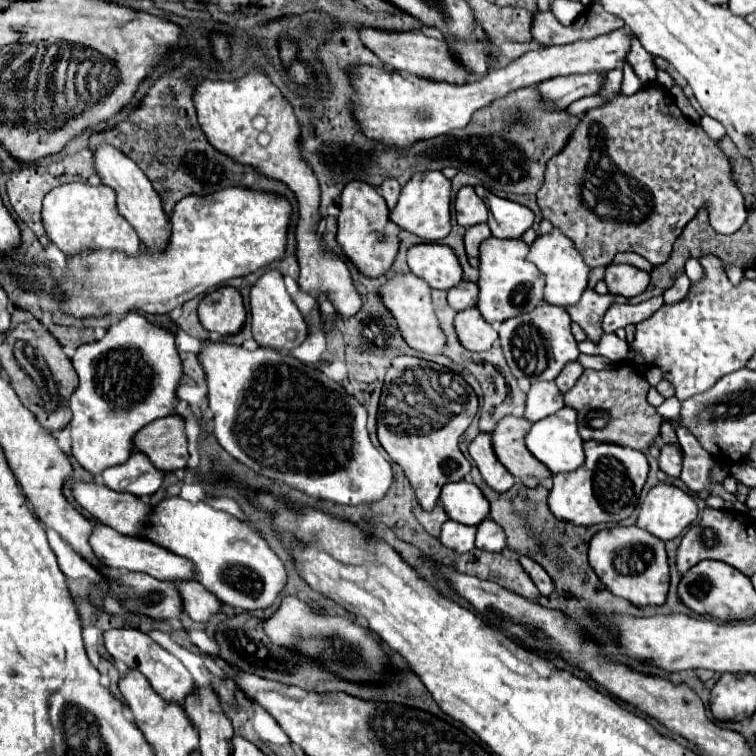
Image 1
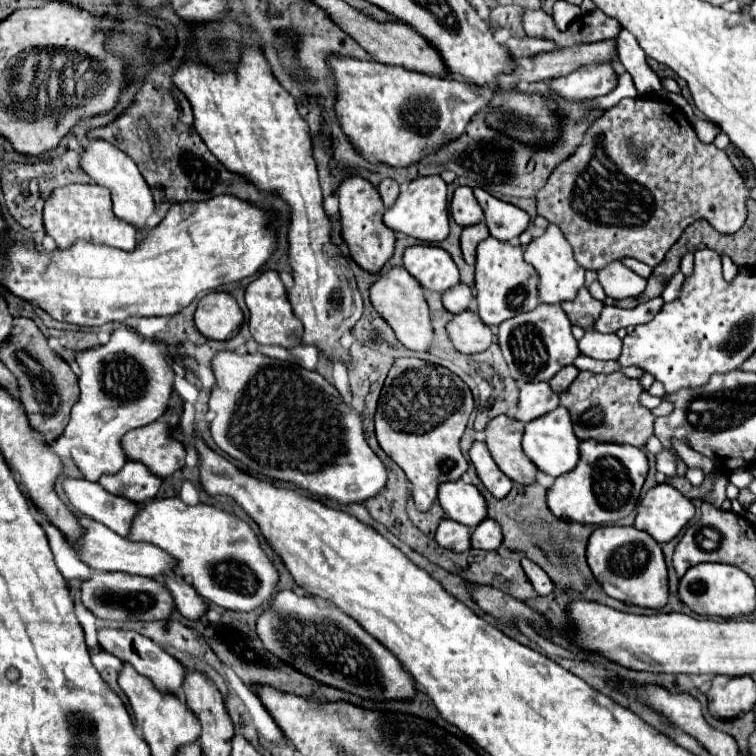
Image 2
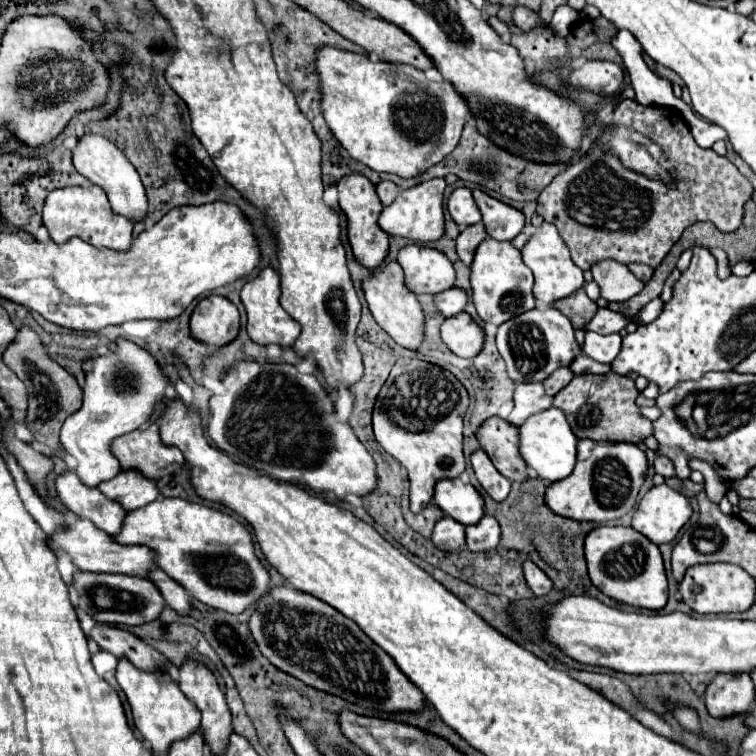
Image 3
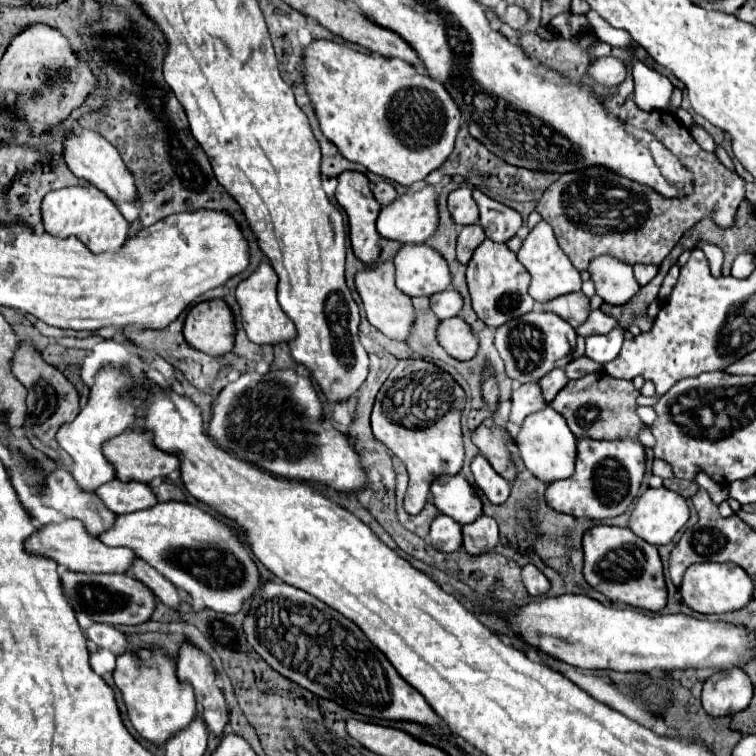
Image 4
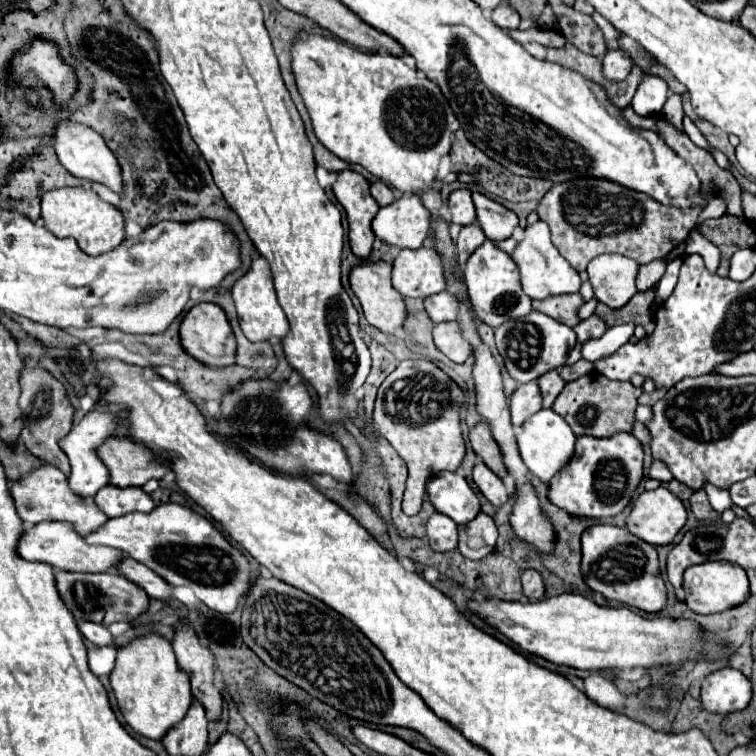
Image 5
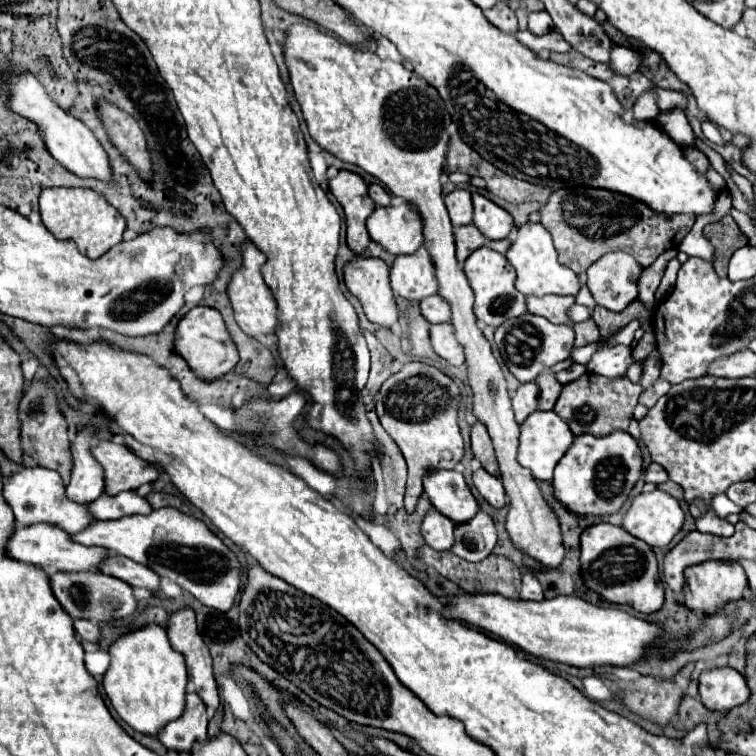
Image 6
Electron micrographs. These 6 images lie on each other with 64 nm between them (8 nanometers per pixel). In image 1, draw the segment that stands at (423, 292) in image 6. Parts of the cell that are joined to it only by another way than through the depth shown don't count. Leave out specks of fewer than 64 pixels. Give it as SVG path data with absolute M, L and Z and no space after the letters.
M422 242L408 250L408 266L410 270L426 280L432 288L450 290L458 282L462 282L462 266L458 262L456 252L438 242Z

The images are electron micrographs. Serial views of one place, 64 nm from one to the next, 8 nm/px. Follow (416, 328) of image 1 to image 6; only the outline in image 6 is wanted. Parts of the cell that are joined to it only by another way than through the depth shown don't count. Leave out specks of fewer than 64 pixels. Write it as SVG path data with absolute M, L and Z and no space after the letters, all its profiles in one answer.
M358 258L344 266L344 282L360 300L370 322L392 328L400 318L394 292L390 288L390 266L380 258Z

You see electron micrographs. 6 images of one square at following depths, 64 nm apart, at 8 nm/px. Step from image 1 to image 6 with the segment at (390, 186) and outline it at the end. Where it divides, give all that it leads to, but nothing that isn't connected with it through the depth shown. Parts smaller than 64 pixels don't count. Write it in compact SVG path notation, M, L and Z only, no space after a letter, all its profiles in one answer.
M370 184L368 186L368 194L370 194L370 198L378 204L378 206L388 206L390 204L390 194L380 186L380 184Z

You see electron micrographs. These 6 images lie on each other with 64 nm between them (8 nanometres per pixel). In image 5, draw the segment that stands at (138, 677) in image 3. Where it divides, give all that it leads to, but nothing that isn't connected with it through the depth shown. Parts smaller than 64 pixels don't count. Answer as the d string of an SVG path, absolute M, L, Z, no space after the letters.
M148 634L118 648L116 666L110 674L110 684L118 698L124 720L140 734L152 740L162 740L166 732L184 720L192 706L190 680L180 672L172 644L162 636Z

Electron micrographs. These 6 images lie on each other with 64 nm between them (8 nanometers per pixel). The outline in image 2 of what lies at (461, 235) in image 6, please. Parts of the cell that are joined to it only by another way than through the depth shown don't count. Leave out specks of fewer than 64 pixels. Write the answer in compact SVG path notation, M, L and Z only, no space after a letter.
M484 222L468 226L468 228L462 230L460 246L462 246L462 254L464 254L466 264L470 264L470 266L476 264L476 246L478 246L478 242L482 242L488 236L490 236L490 232L488 232L488 228L486 228Z

